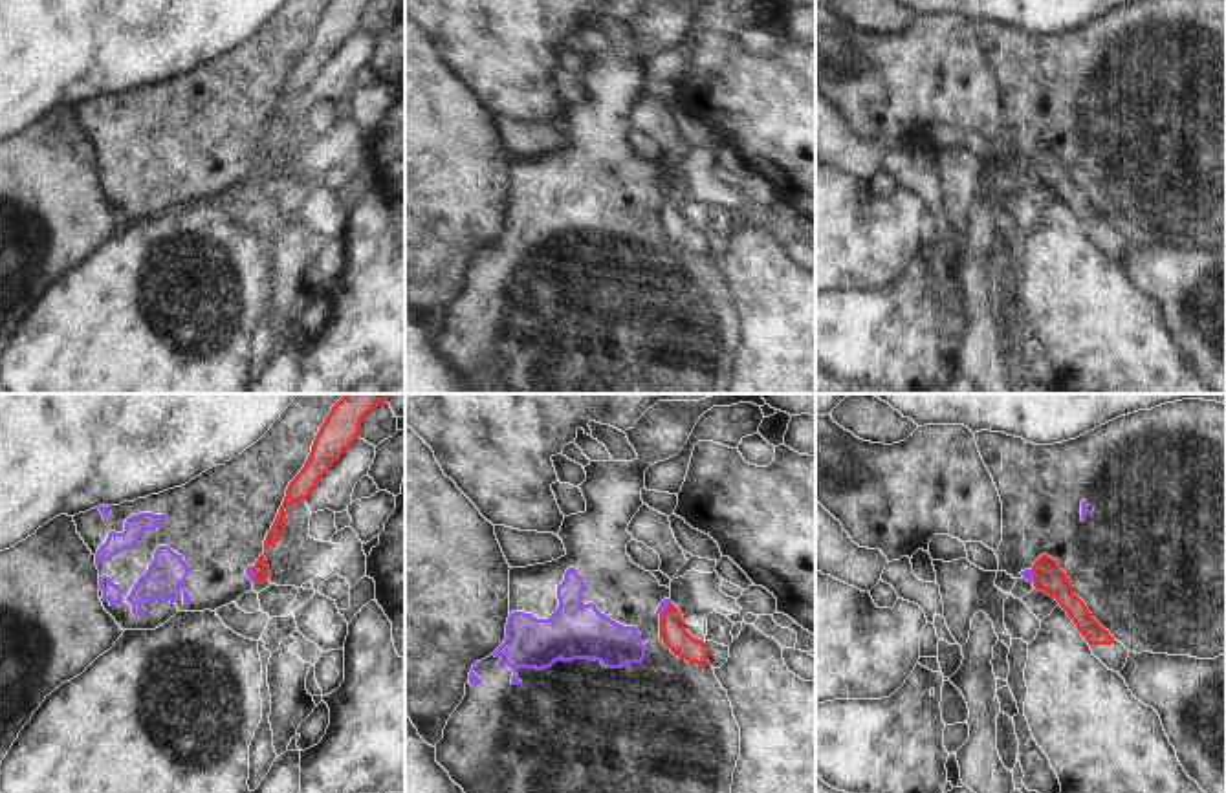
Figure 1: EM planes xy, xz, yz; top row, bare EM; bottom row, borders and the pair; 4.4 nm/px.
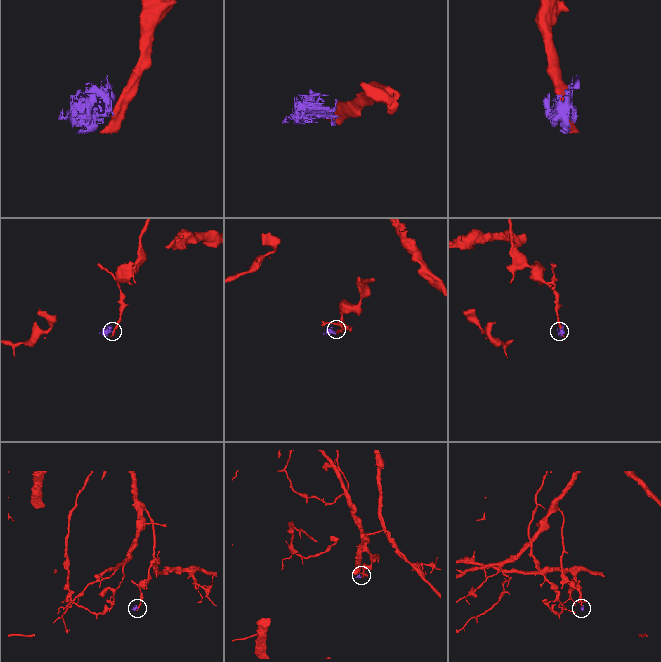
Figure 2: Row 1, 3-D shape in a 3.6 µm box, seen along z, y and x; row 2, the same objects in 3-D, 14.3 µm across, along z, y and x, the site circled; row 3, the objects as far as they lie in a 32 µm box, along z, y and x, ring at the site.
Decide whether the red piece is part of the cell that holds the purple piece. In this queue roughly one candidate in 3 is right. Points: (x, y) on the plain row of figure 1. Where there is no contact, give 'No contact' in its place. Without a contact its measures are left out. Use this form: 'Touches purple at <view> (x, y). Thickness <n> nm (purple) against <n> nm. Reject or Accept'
Touches purple at xy (253, 163). Thickness 40 nm (purple) against 70 nm. Reject

